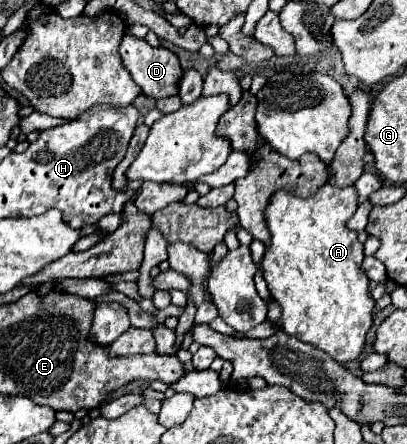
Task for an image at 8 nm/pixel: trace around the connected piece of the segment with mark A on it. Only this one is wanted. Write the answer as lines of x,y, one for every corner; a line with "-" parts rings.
330,181
306,199
278,189
266,205
270,241
266,243
260,271
272,299
282,307
282,331
322,349
338,363
358,359
372,325
374,301
362,269
364,247
356,239
356,233
346,227
356,209
356,187
348,185
348,189
340,189

